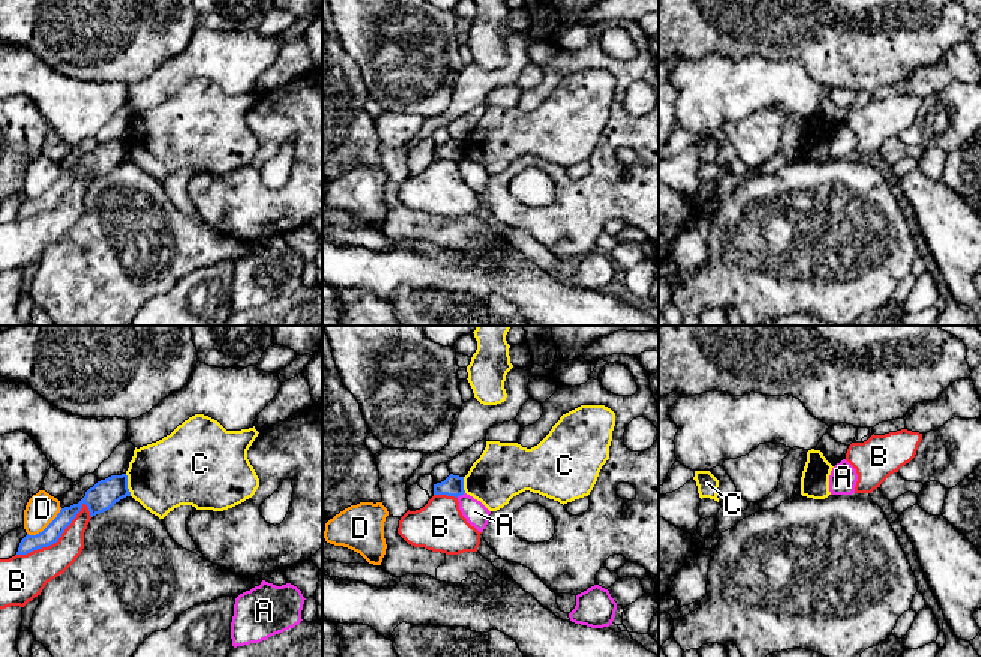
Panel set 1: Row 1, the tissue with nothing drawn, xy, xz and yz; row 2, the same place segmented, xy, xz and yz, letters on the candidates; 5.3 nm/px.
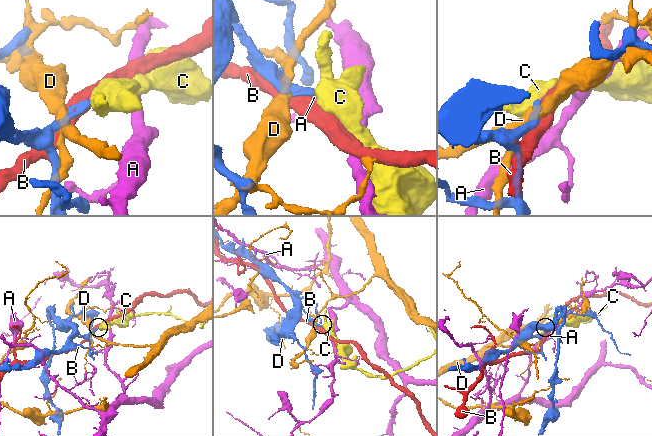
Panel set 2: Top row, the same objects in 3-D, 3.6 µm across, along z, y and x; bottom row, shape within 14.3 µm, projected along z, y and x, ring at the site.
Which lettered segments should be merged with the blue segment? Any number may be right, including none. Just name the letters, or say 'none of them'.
none of them

